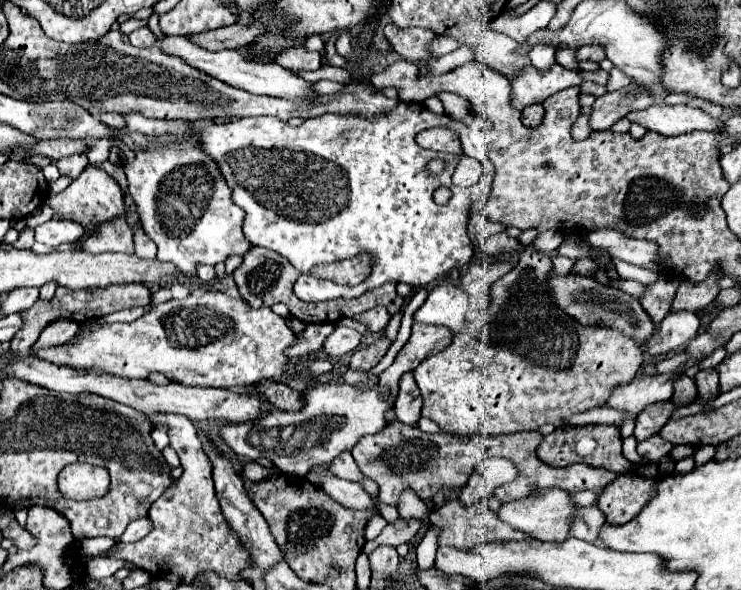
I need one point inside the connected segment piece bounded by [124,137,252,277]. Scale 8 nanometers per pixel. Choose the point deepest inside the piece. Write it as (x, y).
(164, 184)

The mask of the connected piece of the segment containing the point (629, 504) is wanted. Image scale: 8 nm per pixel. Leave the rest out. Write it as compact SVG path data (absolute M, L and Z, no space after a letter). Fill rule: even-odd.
M622 473L598 497L598 507L606 515L606 523L620 525L632 521L632 517L642 511L642 507L652 499L654 493L654 479Z

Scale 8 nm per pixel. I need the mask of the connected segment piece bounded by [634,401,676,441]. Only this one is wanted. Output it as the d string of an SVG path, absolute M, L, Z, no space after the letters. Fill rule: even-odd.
M658 401L654 405L648 405L636 419L636 429L634 429L636 441L642 441L648 435L658 433L666 425L674 409L676 405L672 401Z

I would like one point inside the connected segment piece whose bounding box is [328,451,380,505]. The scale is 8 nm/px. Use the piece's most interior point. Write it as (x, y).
(343, 466)

